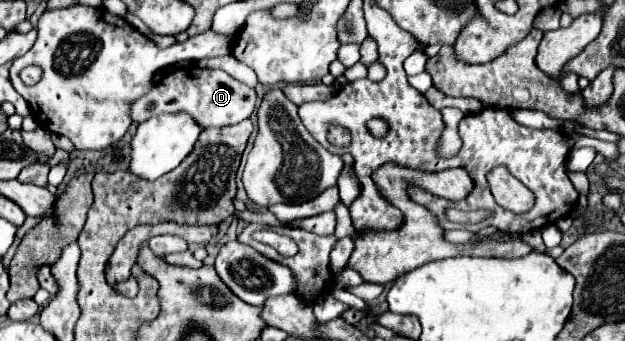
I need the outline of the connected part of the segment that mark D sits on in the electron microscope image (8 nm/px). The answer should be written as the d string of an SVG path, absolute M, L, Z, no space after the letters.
M189 66L189 68L177 68L163 74L157 86L151 88L145 96L141 96L133 104L131 116L133 116L133 122L143 122L163 112L187 112L203 128L211 128L211 126L223 128L223 126L231 126L231 124L239 124L241 120L247 120L255 110L255 102L257 102L255 90L235 80L227 72Z

